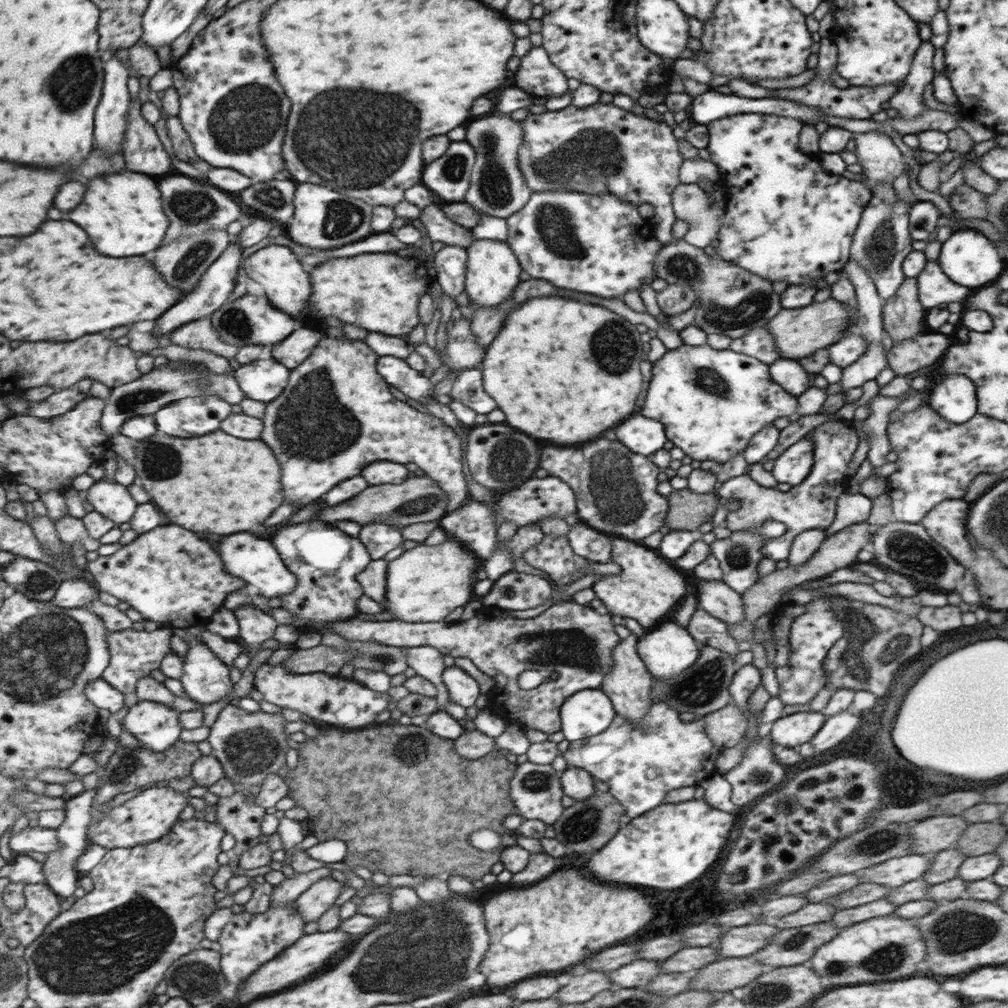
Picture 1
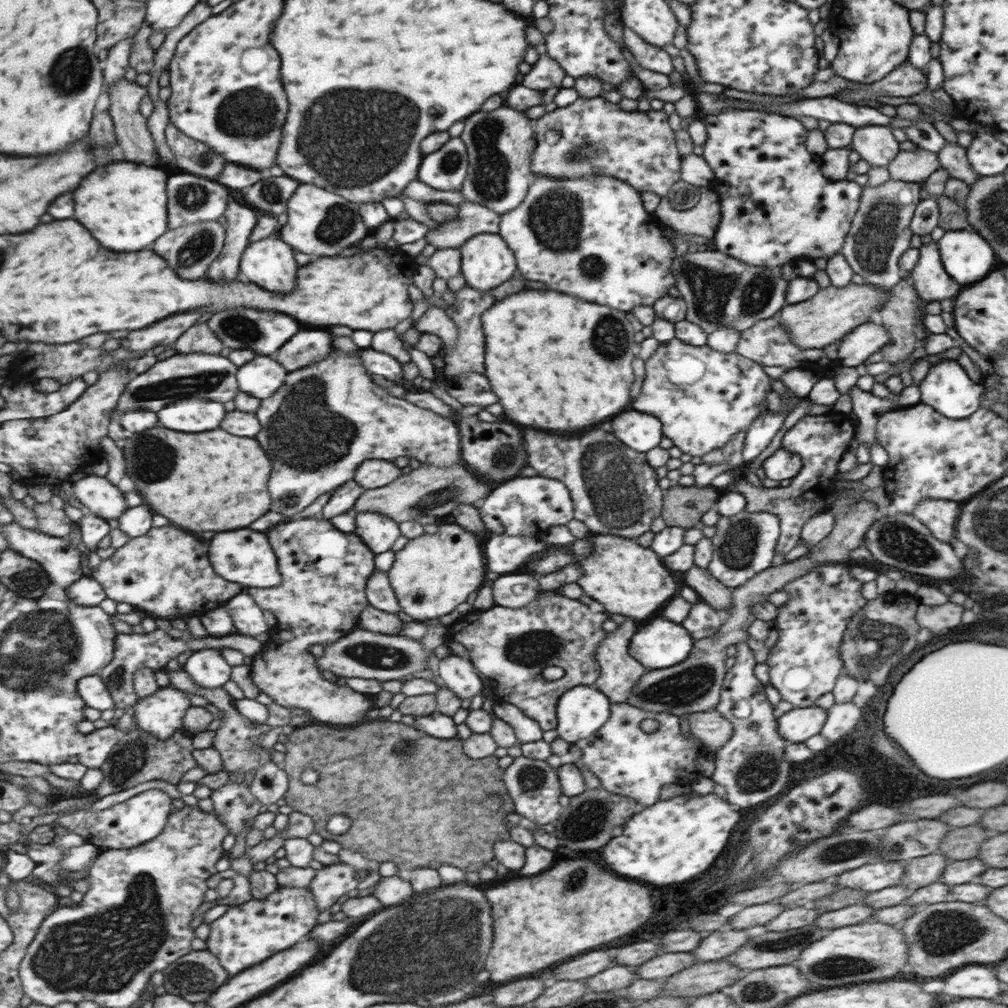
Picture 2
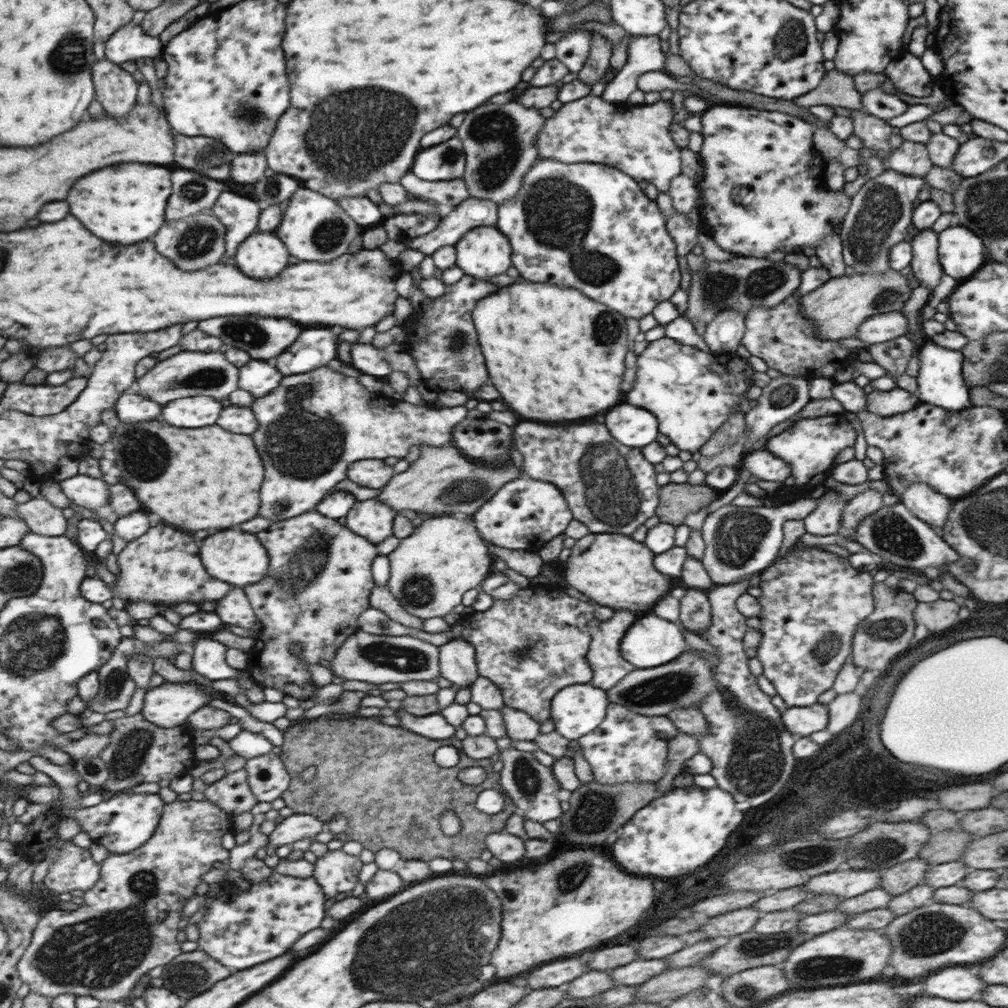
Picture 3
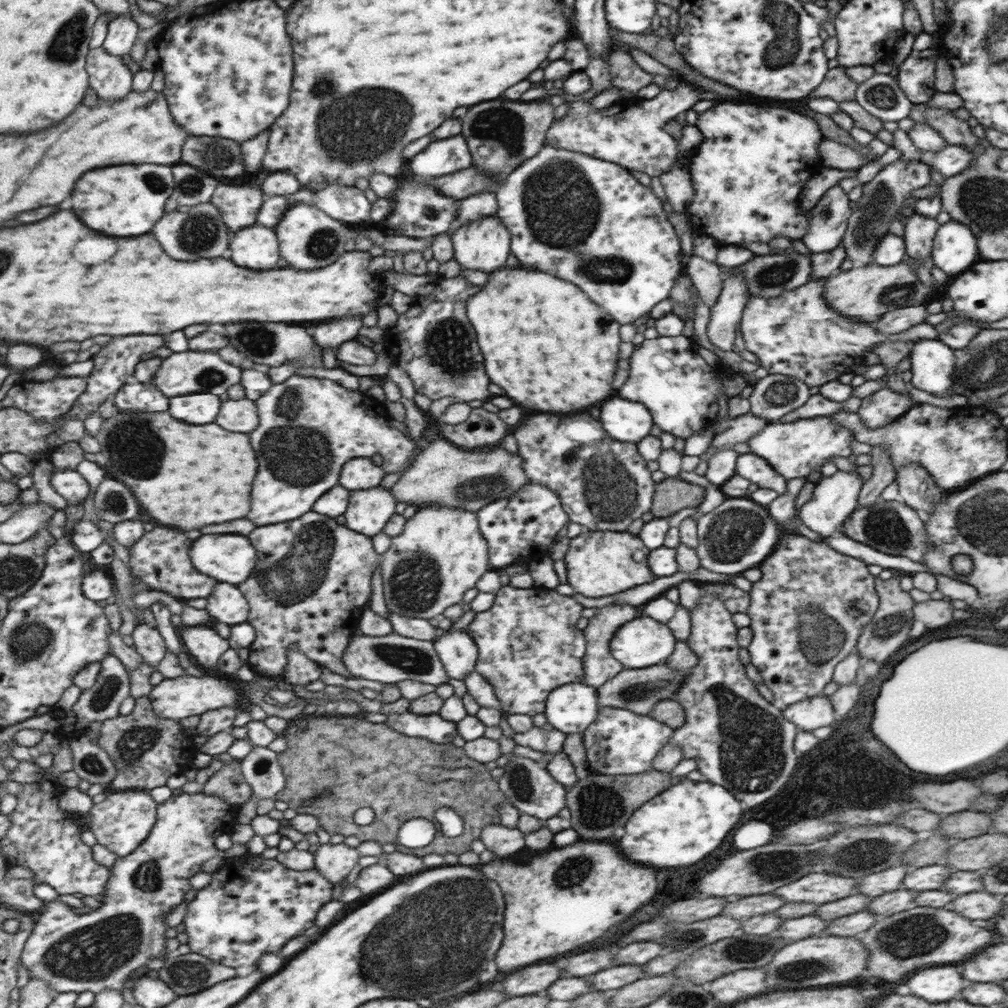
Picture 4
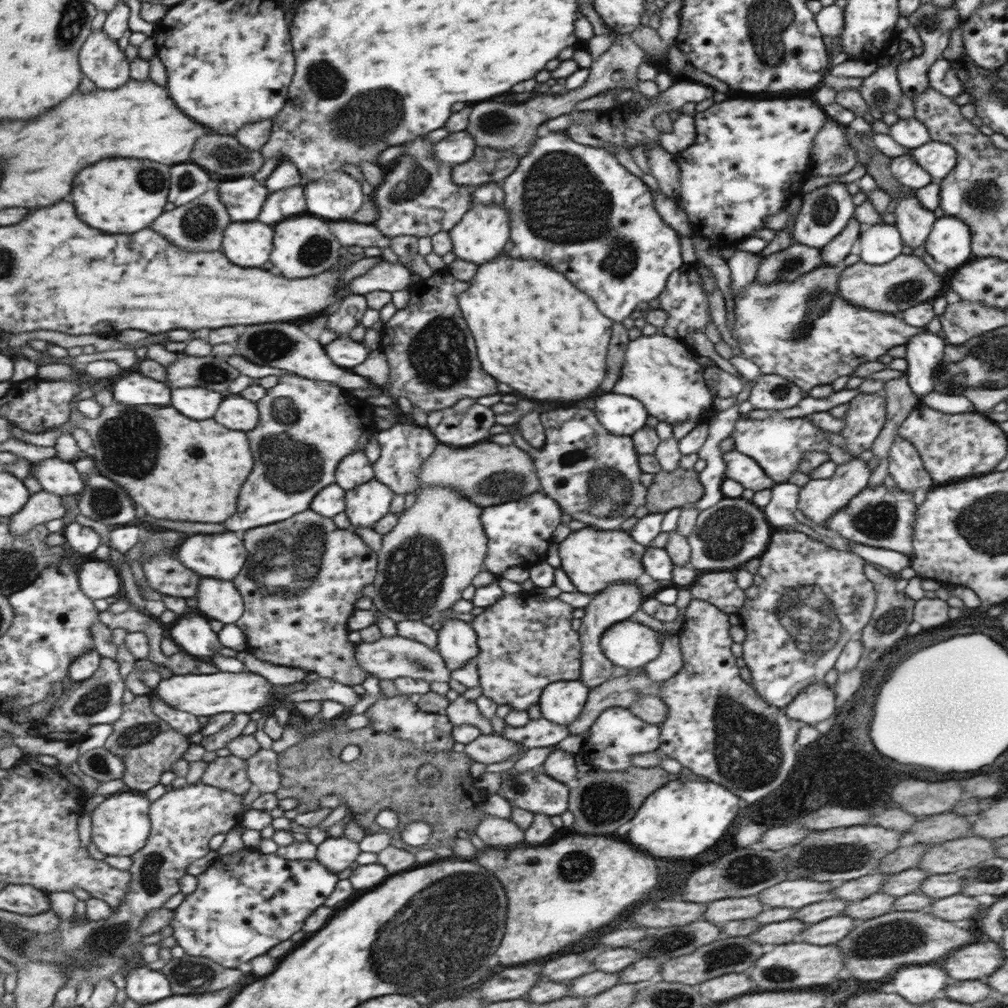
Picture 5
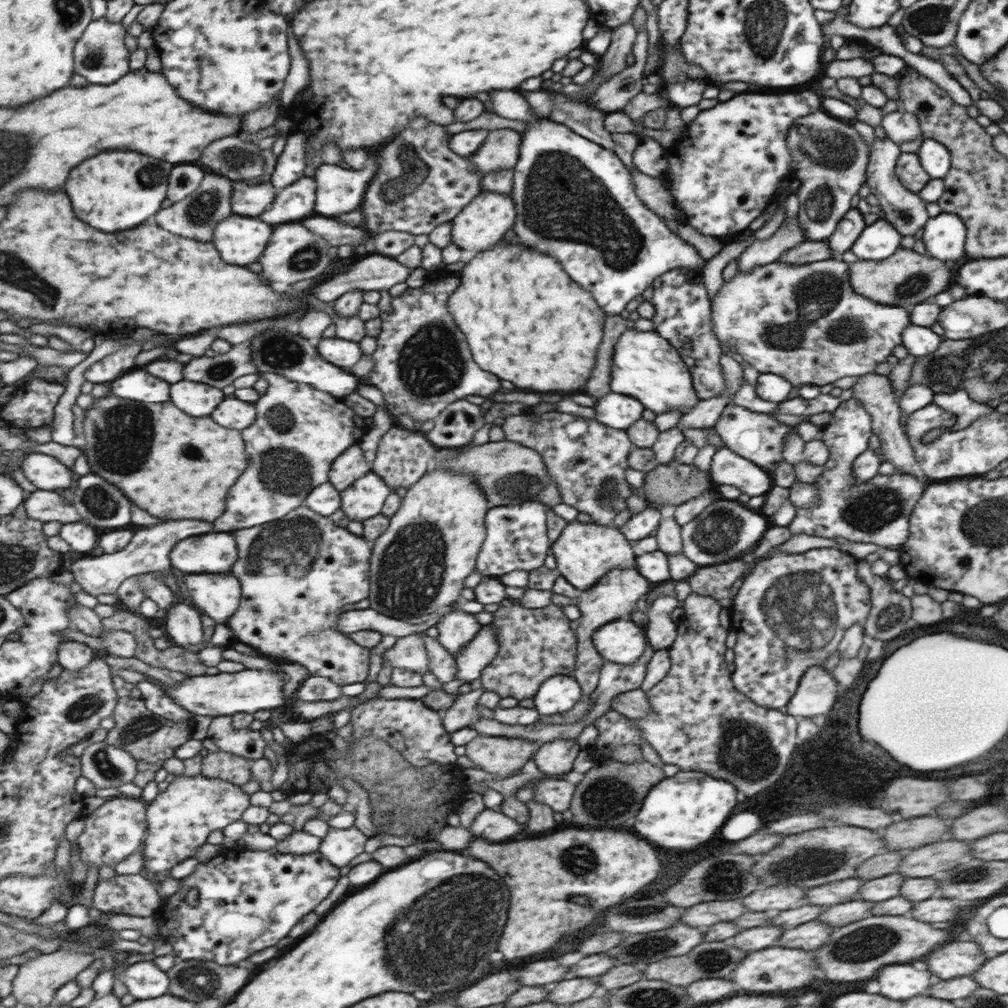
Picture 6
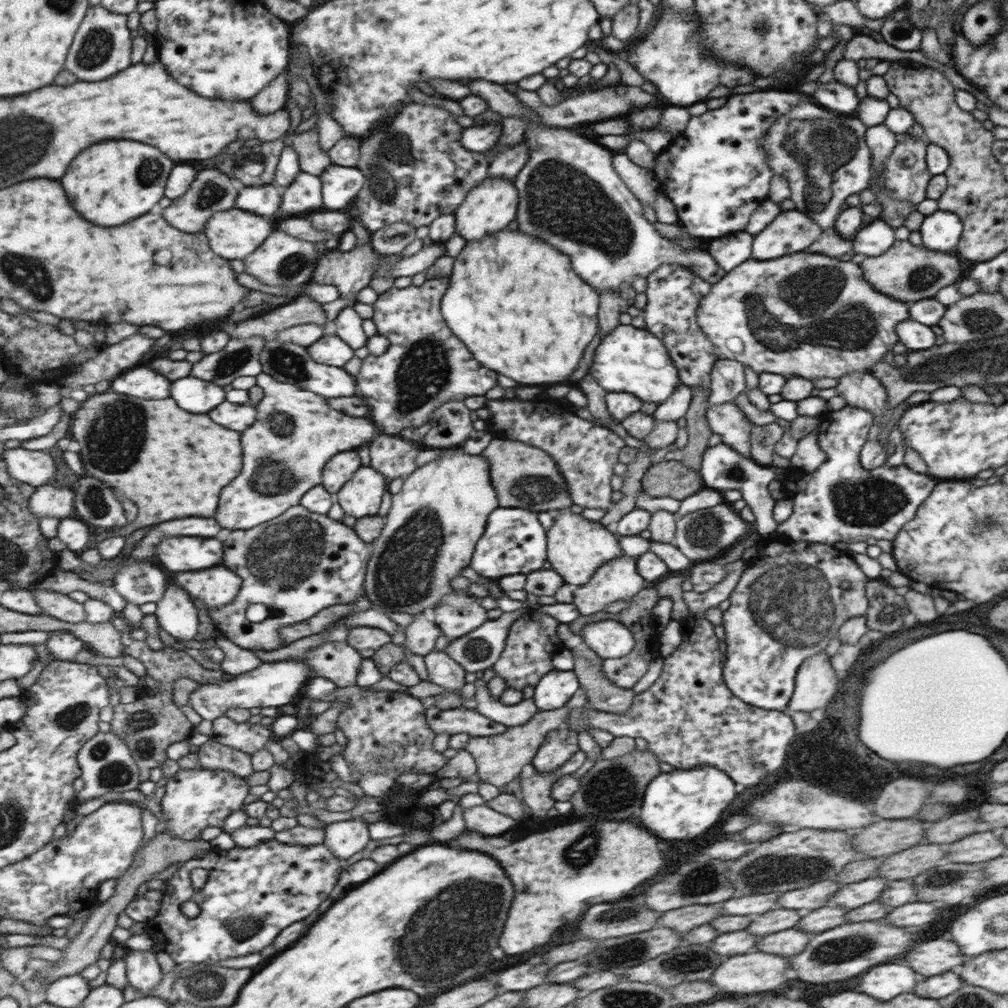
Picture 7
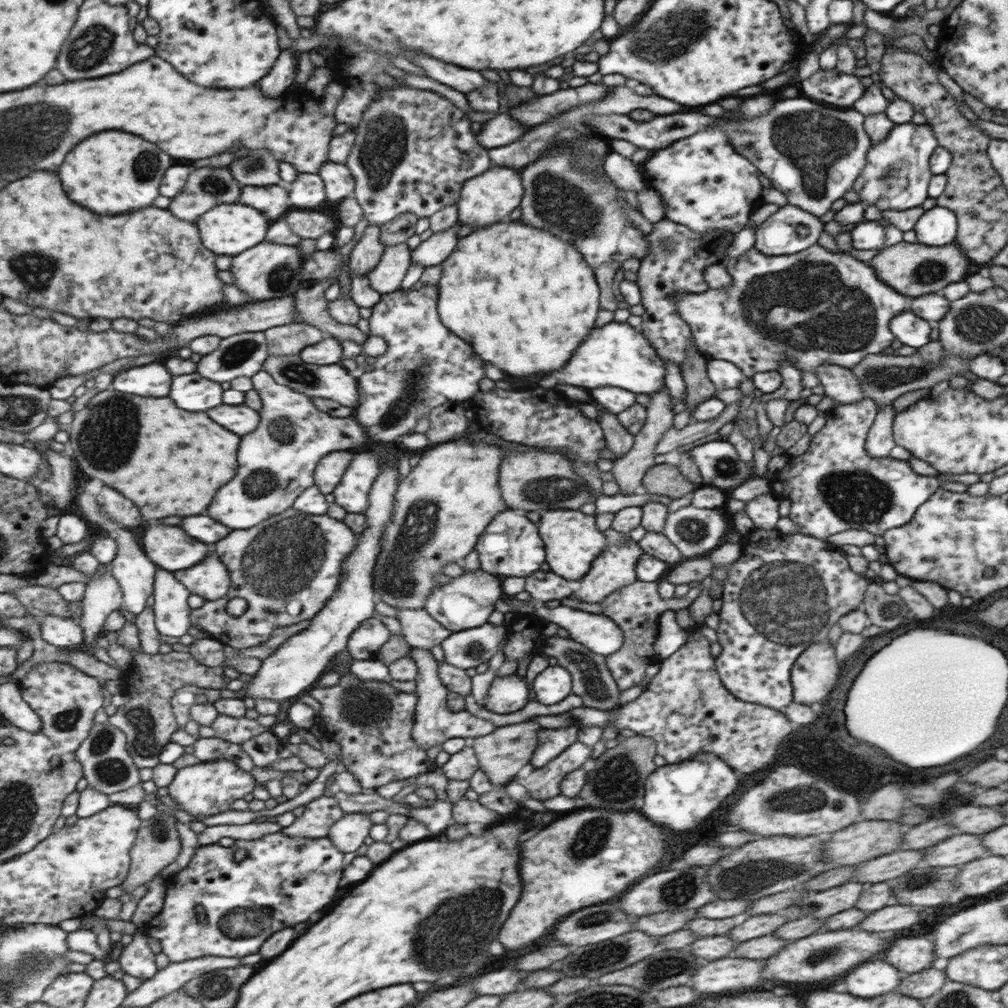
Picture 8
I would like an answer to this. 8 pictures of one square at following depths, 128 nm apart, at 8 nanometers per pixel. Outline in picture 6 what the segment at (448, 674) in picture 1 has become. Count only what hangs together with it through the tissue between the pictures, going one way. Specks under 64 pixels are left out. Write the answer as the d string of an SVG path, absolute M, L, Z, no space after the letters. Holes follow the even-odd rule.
M450 610L440 616L435 628L438 630L438 643L453 658L462 646L465 646L480 629L475 616L461 610Z

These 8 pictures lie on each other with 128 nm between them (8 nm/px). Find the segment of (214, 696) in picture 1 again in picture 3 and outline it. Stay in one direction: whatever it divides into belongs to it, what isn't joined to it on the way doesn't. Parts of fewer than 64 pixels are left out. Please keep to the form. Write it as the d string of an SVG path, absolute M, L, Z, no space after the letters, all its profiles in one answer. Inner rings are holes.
M200 633L194 641L192 646L193 669L210 681L227 680L227 678L233 678L237 681L243 672L232 668L225 662L227 646L209 638L209 636L209 634Z

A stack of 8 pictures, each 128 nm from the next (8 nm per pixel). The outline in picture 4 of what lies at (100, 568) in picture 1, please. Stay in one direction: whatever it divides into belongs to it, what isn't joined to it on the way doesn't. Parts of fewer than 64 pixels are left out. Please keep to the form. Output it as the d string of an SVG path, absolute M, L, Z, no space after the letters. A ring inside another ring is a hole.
M163 526L146 533L139 542L129 549L129 568L131 574L136 578L135 582L140 580L151 590L163 592L178 600L209 598L215 587L218 586L218 580L202 574L195 568L194 560L191 557L191 548L194 547L194 542L193 540L189 542L189 538L185 538L185 536L187 534L181 534L181 532L163 528Z

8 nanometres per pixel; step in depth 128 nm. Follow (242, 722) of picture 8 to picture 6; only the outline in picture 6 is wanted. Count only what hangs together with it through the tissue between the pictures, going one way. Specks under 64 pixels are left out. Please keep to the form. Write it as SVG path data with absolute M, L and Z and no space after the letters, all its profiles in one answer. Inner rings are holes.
M233 716L214 717L208 727L207 737L221 751L232 752L239 756L254 760L264 757L267 742L261 732L251 729L236 729Z

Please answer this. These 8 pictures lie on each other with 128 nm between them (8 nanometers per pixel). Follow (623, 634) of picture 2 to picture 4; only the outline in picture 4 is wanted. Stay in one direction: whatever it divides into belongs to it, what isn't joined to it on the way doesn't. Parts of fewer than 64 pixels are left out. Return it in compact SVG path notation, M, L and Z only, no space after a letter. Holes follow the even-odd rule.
M609 604L598 608L588 619L583 628L586 635L585 678L580 684L590 685L597 690L623 670L622 664L611 656L608 642L621 624L636 617L635 612L635 606L629 604Z

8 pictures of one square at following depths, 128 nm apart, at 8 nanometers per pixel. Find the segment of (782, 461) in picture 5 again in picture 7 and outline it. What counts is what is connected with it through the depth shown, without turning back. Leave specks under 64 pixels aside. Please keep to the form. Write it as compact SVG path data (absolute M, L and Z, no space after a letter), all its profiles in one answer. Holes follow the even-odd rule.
M733 401L709 405L705 409L704 417L710 432L721 436L721 443L728 444L741 456L750 458L749 421Z

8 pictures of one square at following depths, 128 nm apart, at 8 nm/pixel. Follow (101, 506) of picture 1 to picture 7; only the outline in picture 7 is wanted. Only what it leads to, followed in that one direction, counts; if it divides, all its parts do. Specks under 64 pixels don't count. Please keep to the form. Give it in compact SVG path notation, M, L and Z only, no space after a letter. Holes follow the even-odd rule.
M21 447L6 449L3 450L1 458L15 478L36 487L52 484L57 474L55 458L41 450L27 450Z

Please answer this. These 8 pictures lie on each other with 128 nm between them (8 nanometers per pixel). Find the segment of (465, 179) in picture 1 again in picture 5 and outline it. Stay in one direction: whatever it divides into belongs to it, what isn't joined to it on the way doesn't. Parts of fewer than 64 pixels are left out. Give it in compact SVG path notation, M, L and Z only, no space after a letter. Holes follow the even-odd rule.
M467 131L448 133L433 146L432 157L438 163L447 163L452 168L456 164L463 164L475 148L473 137Z

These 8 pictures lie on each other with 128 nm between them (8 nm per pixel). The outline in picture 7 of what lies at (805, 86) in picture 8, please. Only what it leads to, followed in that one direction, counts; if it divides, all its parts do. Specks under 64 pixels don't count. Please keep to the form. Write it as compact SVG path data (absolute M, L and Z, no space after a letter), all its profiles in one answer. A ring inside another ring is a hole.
M831 80L827 84L817 84L817 90L811 96L819 106L839 114L847 115L854 112L855 107L858 106L854 90L835 80Z

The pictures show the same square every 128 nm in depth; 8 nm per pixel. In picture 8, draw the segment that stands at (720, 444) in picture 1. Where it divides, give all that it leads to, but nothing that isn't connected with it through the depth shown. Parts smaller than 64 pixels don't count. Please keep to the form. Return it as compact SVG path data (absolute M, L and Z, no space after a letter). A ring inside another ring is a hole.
M610 321L601 328L595 328L591 336L587 336L587 344L583 344L579 352L571 354L571 364L567 364L567 368L559 368L559 372L545 374L539 384L545 388L551 388L555 384L571 384L585 388L609 386L649 396L663 388L664 374L661 357L639 329L626 322Z

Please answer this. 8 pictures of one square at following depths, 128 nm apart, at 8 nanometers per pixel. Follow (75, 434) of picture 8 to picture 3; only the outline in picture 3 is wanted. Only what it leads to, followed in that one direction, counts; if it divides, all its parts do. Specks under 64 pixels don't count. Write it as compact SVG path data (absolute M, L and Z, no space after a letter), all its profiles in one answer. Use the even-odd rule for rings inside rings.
M161 420L119 422L112 432L110 447L116 454L115 471L119 477L137 492L145 508L159 514L167 524L183 526L193 532L209 528L223 530L243 524L259 514L259 490L265 480L265 468L251 436L227 432L217 424L215 428L175 428Z

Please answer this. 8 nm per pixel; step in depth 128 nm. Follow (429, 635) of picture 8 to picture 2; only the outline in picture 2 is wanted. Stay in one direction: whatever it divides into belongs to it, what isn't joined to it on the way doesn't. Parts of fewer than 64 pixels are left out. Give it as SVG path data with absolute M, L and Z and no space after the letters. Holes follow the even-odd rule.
M353 629L347 636L324 649L324 654L317 657L318 668L321 672L329 670L339 677L373 678L380 682L399 680L409 674L416 674L425 669L428 652L422 644L406 636L389 636L363 629Z

